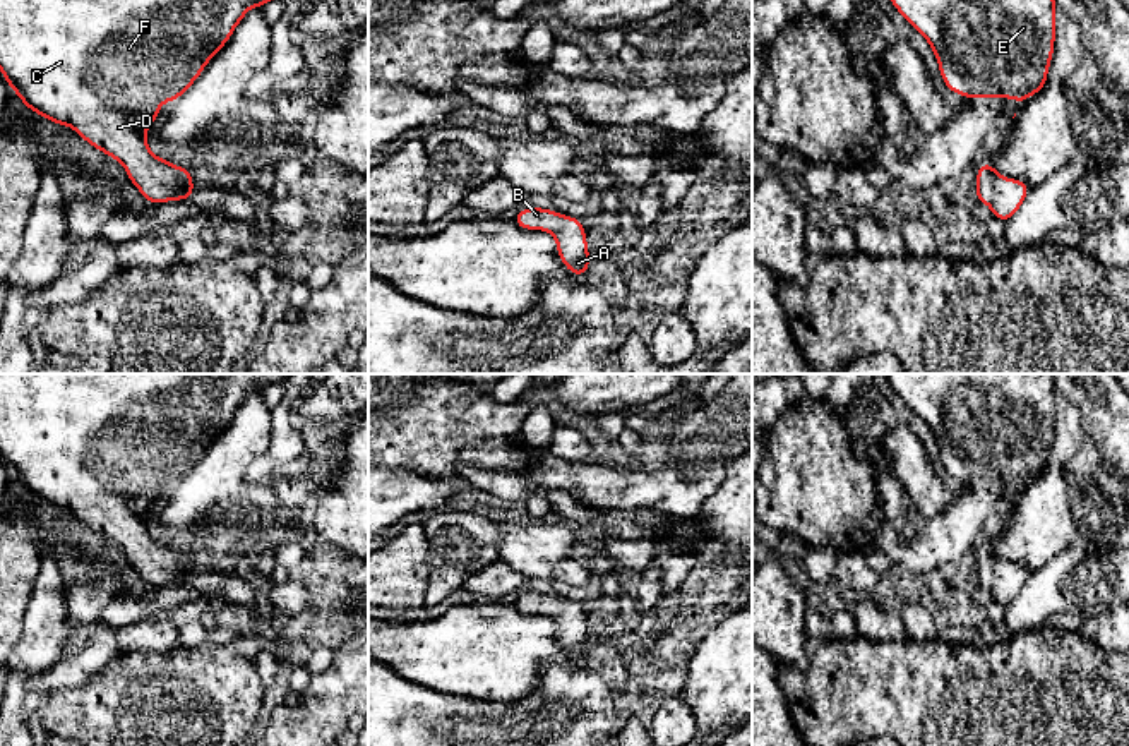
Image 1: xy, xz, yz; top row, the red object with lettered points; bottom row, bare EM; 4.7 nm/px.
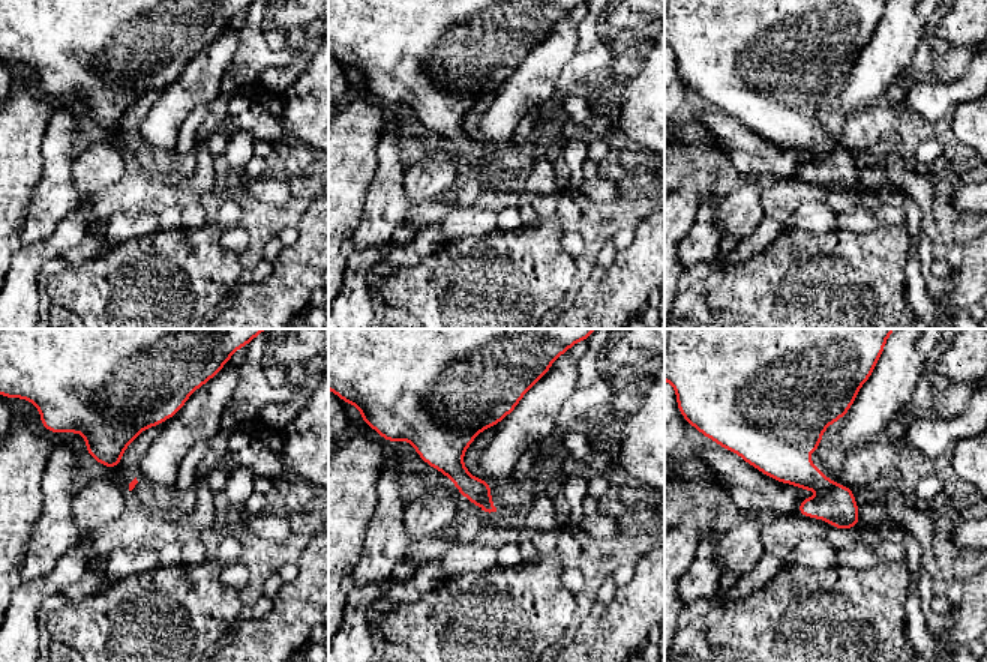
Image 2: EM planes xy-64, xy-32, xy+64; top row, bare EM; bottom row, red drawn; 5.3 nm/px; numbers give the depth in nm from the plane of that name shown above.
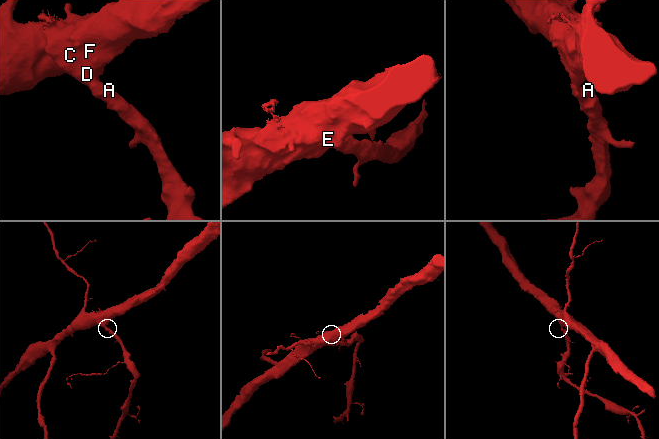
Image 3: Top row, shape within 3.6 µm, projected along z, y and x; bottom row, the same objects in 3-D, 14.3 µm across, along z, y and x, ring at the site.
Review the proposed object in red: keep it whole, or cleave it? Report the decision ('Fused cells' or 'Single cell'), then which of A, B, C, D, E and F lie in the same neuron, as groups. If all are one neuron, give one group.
Single cell. Groups: A B C D E F

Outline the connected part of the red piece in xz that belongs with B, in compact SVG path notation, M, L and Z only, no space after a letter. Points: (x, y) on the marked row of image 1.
M526 208L512 216L516 226L523 230L545 230L555 237L557 252L572 276L589 271L589 249L584 225L576 216L562 216L555 209Z

